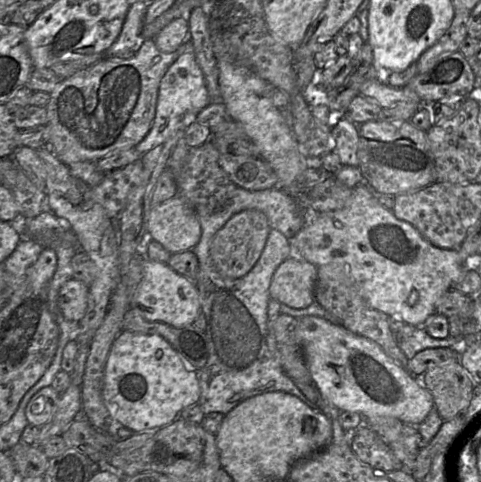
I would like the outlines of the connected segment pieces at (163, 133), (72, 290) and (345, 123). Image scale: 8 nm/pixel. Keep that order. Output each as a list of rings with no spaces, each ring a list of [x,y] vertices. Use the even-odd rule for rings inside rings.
[[[191,40],[182,44],[181,55],[169,66],[158,89],[155,117],[149,132],[135,146],[140,155],[158,147],[176,131],[186,130],[202,109],[211,104],[205,79],[199,67]]]
[[[71,278],[61,286],[58,307],[66,320],[77,324],[84,317],[88,293],[88,285],[77,279]]]
[[[344,115],[331,128],[331,134],[336,143],[332,152],[339,157],[342,165],[358,167],[358,125]]]

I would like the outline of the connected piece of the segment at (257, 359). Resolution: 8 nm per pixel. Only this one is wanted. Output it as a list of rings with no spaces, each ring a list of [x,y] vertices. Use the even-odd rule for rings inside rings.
[[[236,186],[226,205],[216,213],[198,216],[201,238],[191,249],[198,259],[195,285],[199,293],[201,312],[206,318],[208,360],[197,372],[200,385],[199,404],[204,414],[219,412],[228,414],[246,399],[268,392],[285,392],[299,398],[307,406],[317,409],[292,379],[283,371],[280,362],[267,345],[270,298],[269,287],[278,266],[289,257],[298,257],[291,240],[295,234],[318,214],[313,208],[299,204],[291,195],[279,188],[250,191]],[[258,210],[265,214],[271,231],[262,254],[254,267],[237,279],[222,276],[210,256],[210,243],[214,235],[236,213]]]

